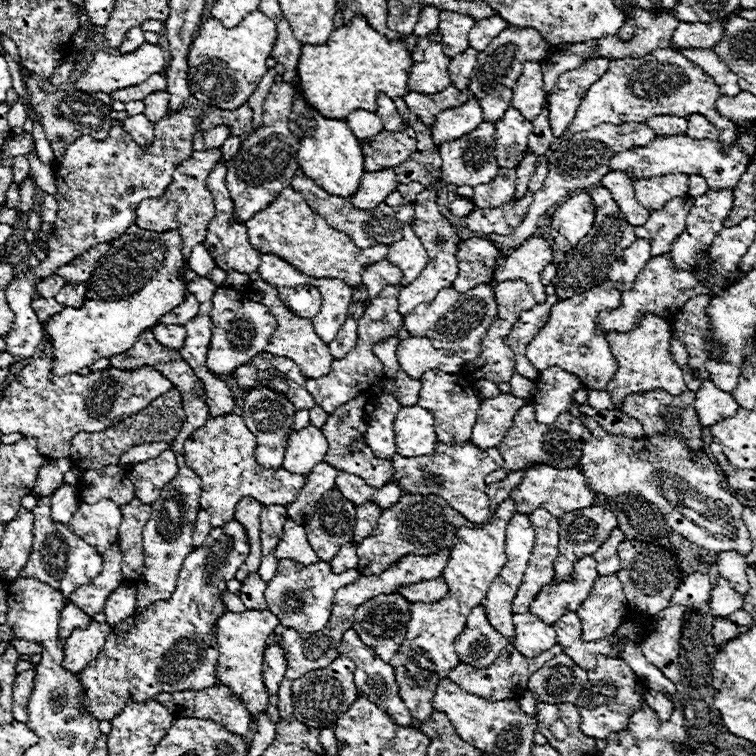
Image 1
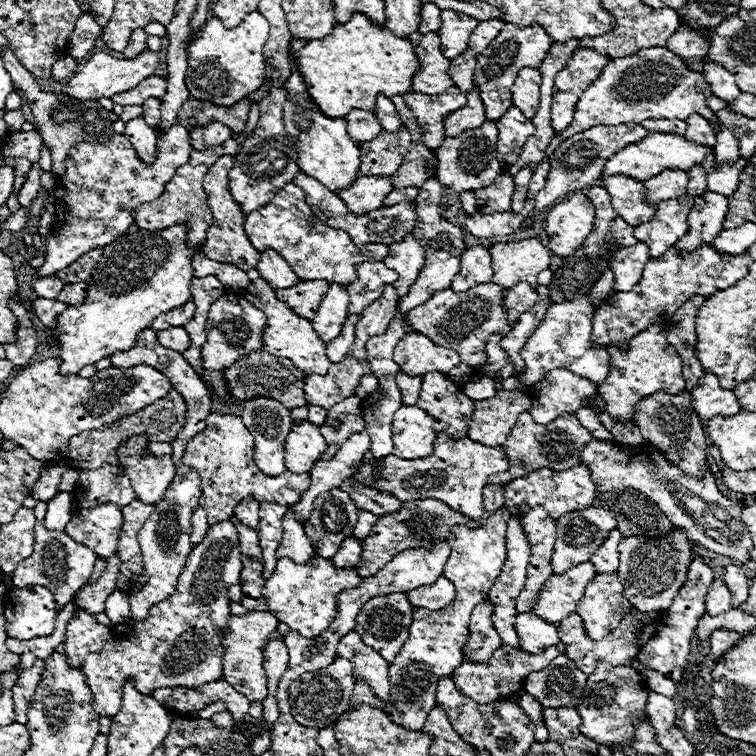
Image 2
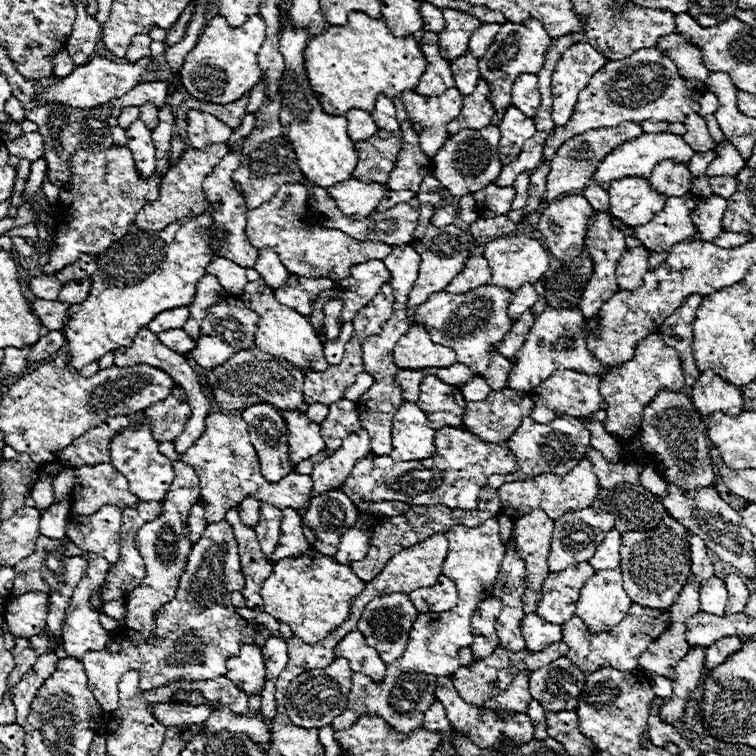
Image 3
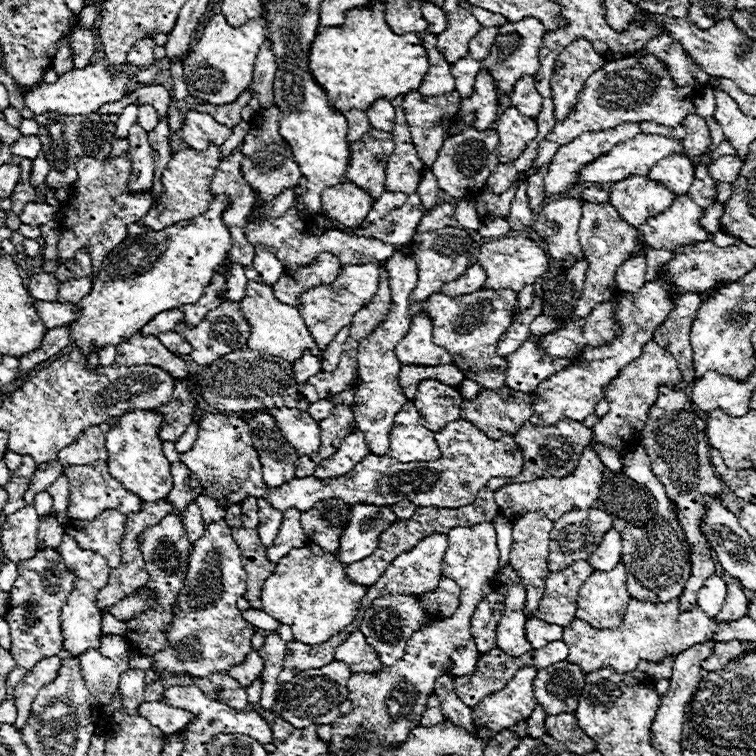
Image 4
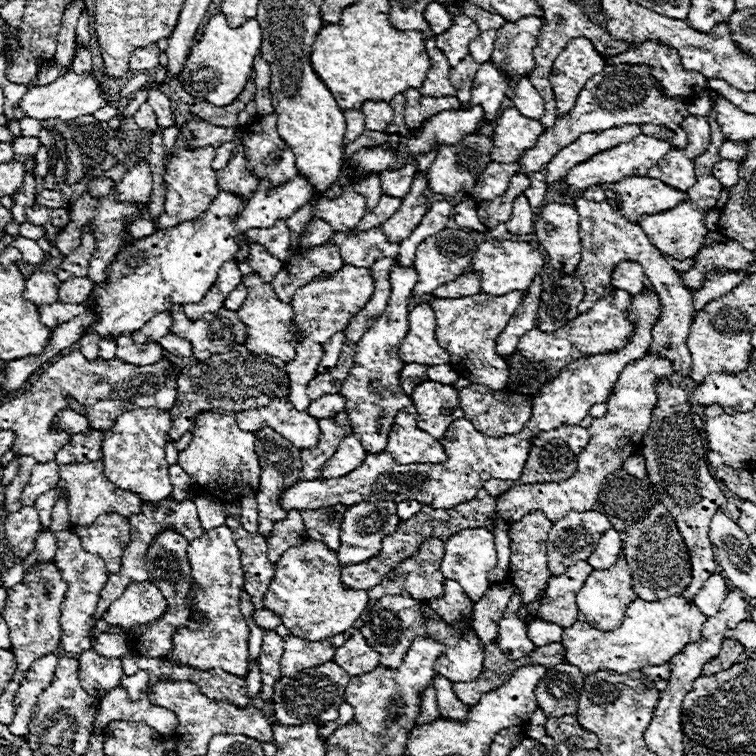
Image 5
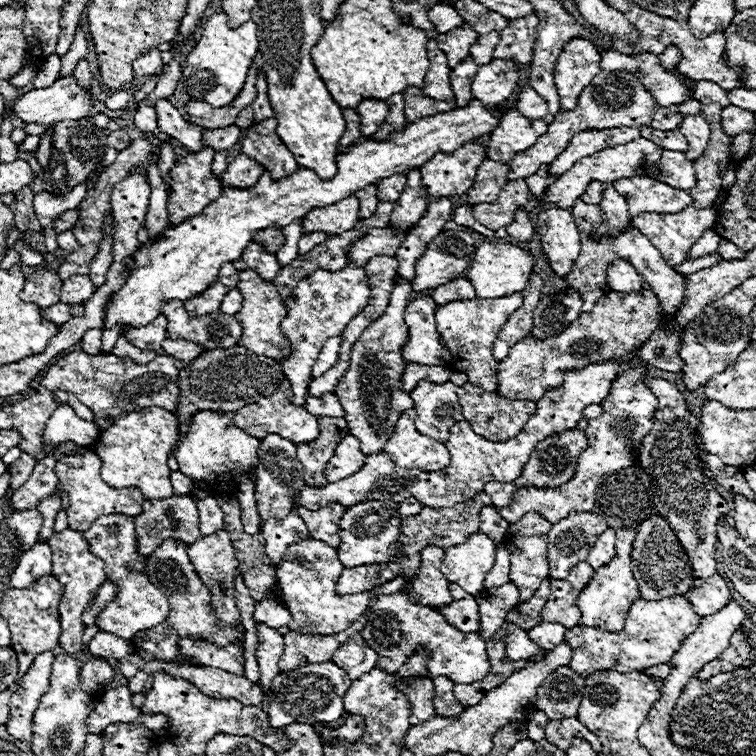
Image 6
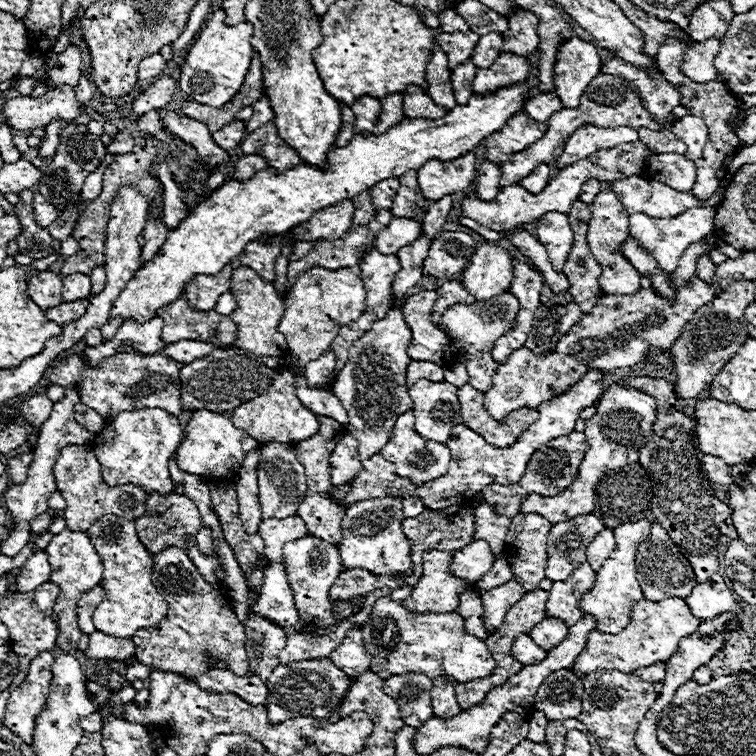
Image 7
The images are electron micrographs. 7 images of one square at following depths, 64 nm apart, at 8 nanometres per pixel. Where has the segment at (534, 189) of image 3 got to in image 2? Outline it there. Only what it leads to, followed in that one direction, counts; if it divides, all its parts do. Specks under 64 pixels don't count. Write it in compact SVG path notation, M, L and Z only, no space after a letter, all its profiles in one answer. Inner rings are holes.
M542 162L542 164L536 166L534 176L532 176L532 180L530 180L530 184L536 184L536 192L544 188L544 182L546 182L548 172L550 172L550 164L548 164L548 162ZM528 192L528 198L524 202L524 208L520 212L494 212L494 214L484 214L480 210L476 210L472 216L466 218L464 226L470 234L478 236L478 238L494 238L494 236L508 236L512 232L516 232L522 224L522 220L530 214L530 210L534 208L534 192Z

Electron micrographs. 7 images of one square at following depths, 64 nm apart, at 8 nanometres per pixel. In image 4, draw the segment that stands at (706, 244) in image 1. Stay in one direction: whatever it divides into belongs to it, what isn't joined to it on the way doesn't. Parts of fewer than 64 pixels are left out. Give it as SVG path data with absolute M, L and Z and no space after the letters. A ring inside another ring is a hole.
M714 202L710 208L706 208L706 210L702 212L702 218L698 220L698 224L700 224L708 234L716 234L716 232L720 232L722 212L724 212L724 204Z

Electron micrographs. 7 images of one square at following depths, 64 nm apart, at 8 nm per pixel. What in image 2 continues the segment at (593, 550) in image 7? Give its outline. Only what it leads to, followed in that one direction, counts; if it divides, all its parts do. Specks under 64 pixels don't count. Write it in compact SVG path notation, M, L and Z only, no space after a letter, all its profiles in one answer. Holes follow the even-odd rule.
M618 530L610 532L610 536L602 542L598 552L594 552L594 556L590 558L594 562L598 574L618 572L618 544L620 544L620 540L622 540L622 534Z

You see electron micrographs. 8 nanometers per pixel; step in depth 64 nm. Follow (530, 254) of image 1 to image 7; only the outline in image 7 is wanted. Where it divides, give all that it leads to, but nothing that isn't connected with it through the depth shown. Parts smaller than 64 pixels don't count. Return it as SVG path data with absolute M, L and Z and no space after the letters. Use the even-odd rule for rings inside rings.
M482 244L472 256L460 282L476 296L476 300L490 300L510 290L514 256L502 246Z

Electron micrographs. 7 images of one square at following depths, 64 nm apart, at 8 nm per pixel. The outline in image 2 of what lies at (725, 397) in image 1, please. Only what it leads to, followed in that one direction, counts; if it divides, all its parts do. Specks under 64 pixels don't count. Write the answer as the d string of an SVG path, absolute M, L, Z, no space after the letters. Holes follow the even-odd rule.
M706 372L706 376L698 382L698 388L690 390L692 404L702 422L712 420L714 416L734 416L742 408L732 390L722 390L718 378Z

